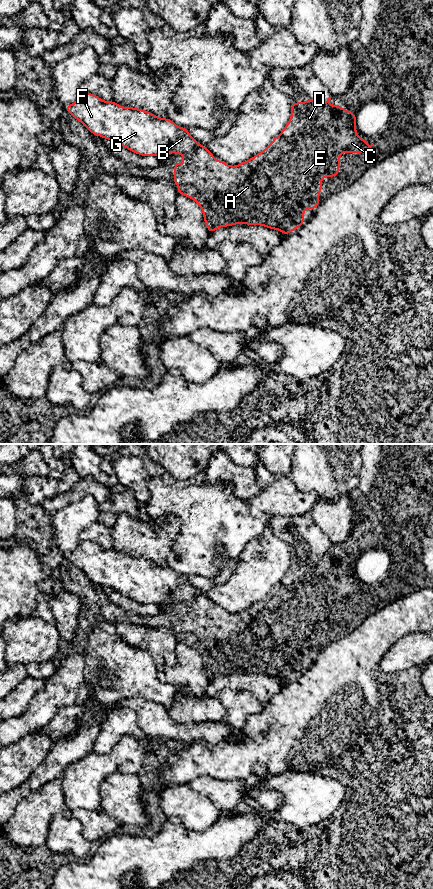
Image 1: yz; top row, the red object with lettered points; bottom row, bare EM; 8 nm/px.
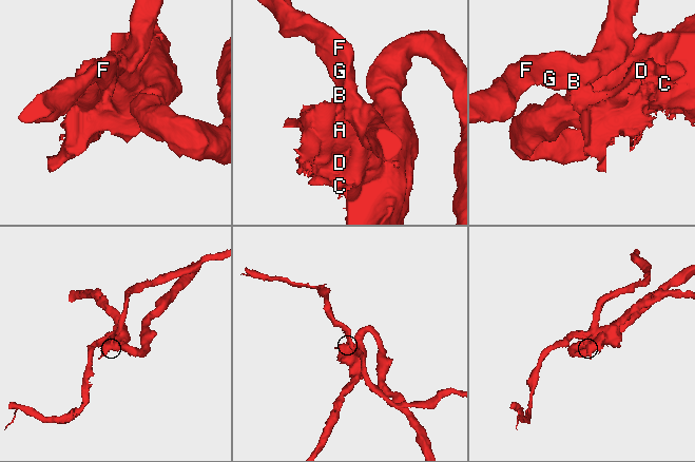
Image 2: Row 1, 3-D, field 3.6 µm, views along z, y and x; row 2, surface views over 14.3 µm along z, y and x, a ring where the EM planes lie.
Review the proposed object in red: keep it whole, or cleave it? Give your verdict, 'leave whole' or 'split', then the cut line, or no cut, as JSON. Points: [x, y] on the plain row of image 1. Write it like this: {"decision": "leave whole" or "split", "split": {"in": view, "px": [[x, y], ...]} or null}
{"decision": "split", "split": {"in": "yz", "px": [[201, 593], [185, 601]]}}

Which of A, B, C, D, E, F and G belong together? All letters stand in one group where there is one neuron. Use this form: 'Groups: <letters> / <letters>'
Groups: A C D E / B F G

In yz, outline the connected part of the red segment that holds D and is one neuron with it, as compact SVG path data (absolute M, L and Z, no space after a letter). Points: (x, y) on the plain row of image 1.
M331 545L325 551L316 551L314 546L310 546L305 550L293 550L291 553L291 564L288 571L282 577L281 581L276 584L271 591L260 601L256 602L247 609L244 609L235 614L226 612L223 608L217 609L215 604L206 596L201 594L193 599L185 601L181 606L184 611L181 613L174 609L174 623L173 629L177 633L178 642L182 642L187 646L194 648L202 658L204 670L207 674L209 681L215 680L220 675L229 675L235 672L246 673L260 673L272 678L279 678L283 683L288 683L290 680L298 677L304 672L304 658L305 657L318 657L319 644L322 638L323 625L337 625L340 618L340 602L341 601L369 601L370 596L374 592L369 593L368 590L357 583L356 577L356 563L353 559L347 559L340 553L331 553Z

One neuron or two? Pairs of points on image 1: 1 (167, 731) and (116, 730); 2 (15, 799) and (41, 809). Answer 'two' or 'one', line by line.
1: two
2: two

